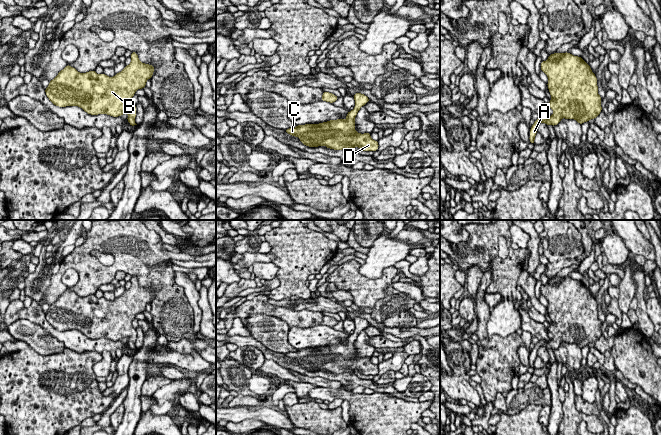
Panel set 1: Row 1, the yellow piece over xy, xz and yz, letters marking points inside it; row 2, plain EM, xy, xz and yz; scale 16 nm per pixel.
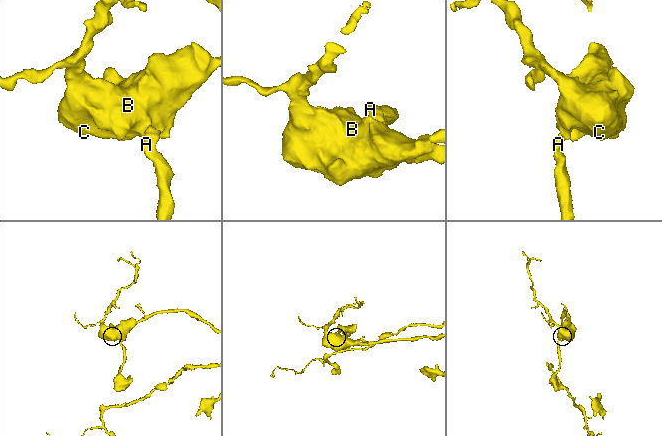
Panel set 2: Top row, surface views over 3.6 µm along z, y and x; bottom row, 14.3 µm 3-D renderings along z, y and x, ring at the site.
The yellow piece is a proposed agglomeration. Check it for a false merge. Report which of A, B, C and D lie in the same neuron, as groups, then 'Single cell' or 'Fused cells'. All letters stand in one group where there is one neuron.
Groups: A B C D. Single cell

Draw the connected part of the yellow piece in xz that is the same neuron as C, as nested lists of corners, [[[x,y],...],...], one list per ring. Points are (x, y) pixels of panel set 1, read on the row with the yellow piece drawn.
[[[361,93],[353,95],[355,107],[346,115],[346,119],[330,120],[319,124],[297,125],[285,129],[285,132],[298,137],[308,147],[326,146],[329,149],[354,149],[356,146],[363,151],[378,151],[378,141],[371,138],[370,133],[358,133],[355,130],[355,117],[362,106],[370,100]]]

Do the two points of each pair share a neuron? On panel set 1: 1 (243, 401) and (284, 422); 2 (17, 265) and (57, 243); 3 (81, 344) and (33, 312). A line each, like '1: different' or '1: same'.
1: different
2: different
3: same

